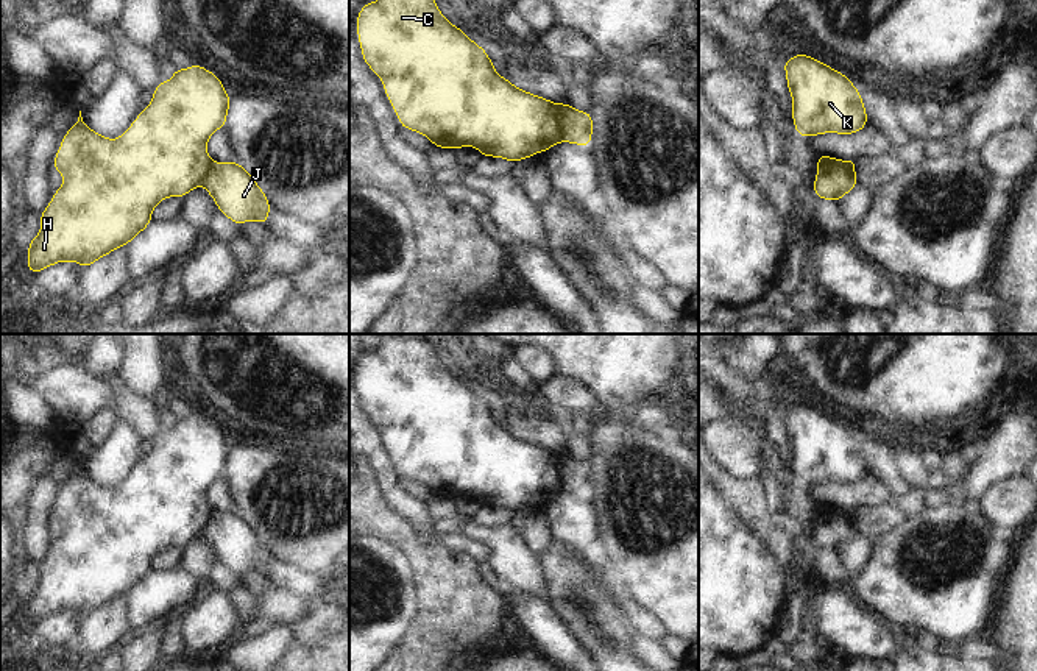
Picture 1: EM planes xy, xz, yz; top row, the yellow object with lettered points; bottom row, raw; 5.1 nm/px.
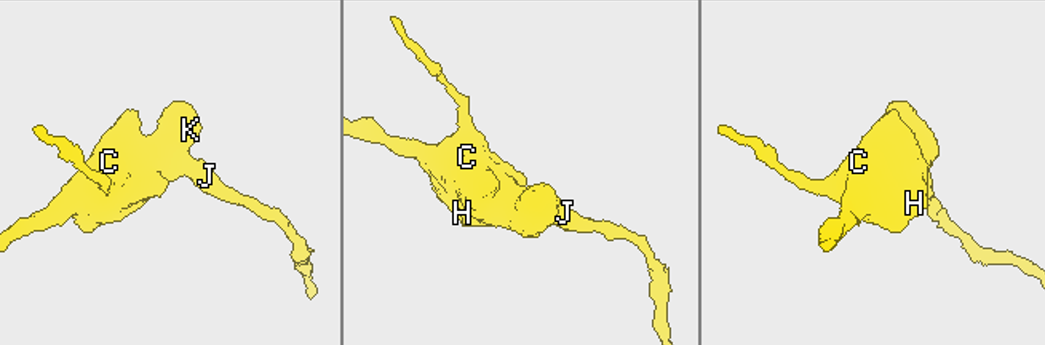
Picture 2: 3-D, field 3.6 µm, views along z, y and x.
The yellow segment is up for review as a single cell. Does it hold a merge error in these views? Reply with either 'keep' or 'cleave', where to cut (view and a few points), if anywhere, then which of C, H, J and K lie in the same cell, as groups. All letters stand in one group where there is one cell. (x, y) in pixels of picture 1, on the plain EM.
cleave; cut in xz along (563, 453), (562, 489); C H K / J

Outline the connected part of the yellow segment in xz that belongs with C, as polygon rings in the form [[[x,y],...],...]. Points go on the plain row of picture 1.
[[[385,334],[377,351],[365,353],[356,368],[362,407],[384,432],[402,478],[426,485],[434,496],[477,498],[482,507],[519,512],[563,490],[563,453],[554,453],[502,428],[490,404],[438,359],[434,343]]]

